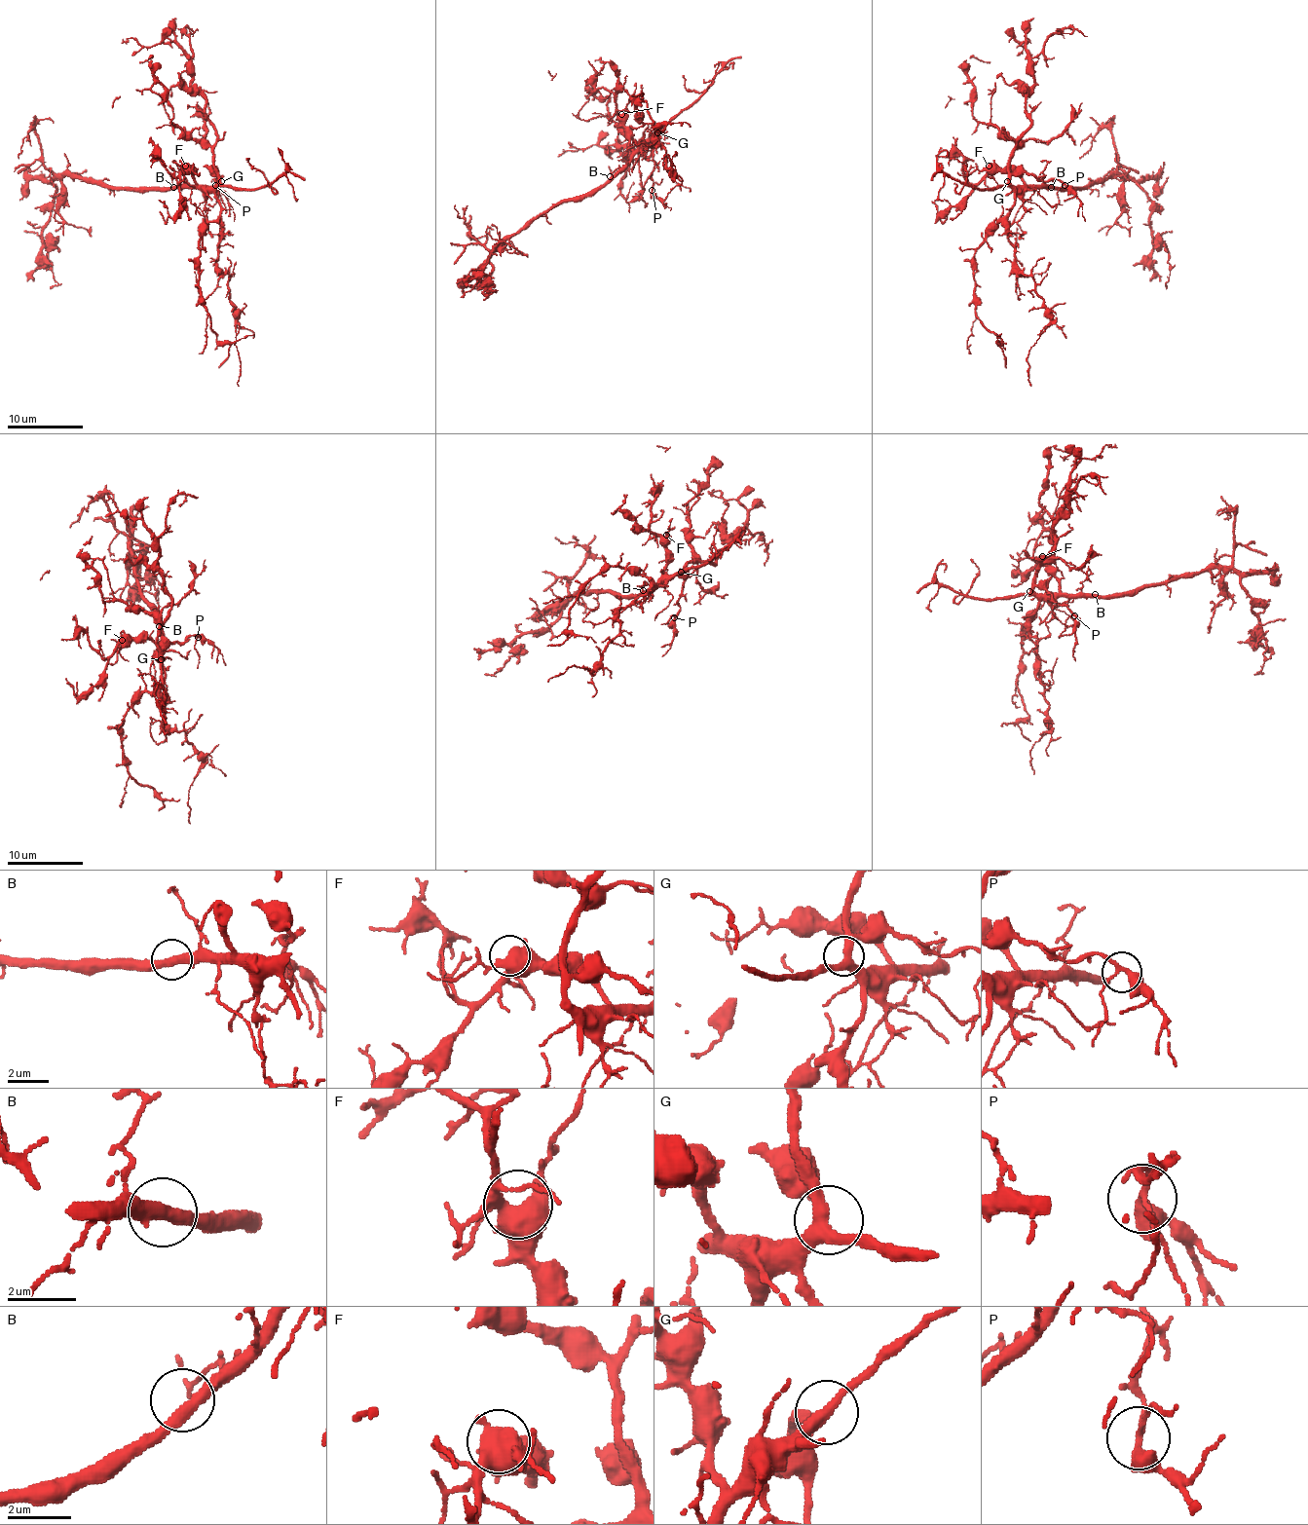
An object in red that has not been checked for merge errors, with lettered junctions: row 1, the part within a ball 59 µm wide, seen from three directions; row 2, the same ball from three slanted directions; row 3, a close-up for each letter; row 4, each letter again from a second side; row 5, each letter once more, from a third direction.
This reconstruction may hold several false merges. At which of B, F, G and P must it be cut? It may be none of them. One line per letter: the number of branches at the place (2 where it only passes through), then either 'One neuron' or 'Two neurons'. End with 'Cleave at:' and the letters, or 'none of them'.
B: Branches: 2. One neuron
F: Branches: 4. One neuron
G: Branches: 3. One neuron
P: Branches: 3. One neuron
Cleave at: none of them

